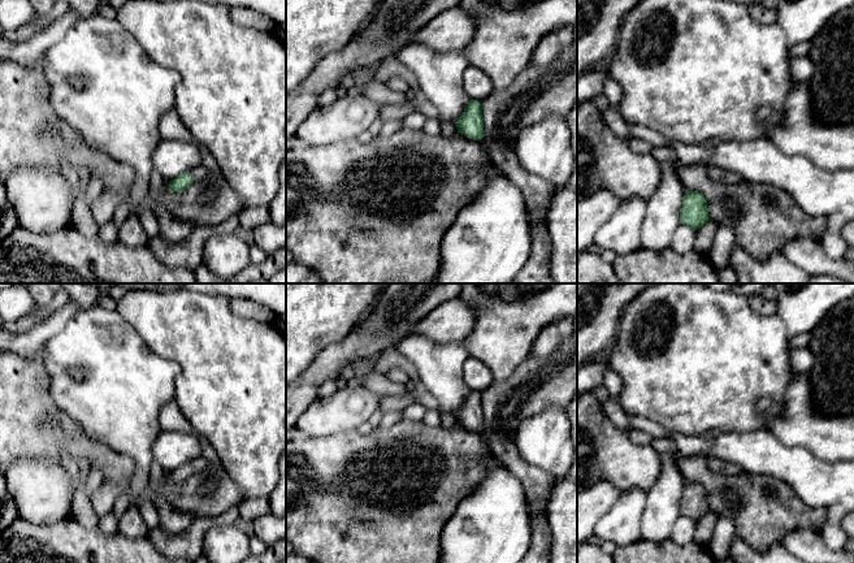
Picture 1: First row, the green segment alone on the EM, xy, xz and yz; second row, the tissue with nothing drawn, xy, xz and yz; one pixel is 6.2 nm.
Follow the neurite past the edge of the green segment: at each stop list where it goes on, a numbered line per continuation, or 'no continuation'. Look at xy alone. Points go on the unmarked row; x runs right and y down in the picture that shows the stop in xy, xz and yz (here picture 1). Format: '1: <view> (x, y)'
1: xy (198, 464)

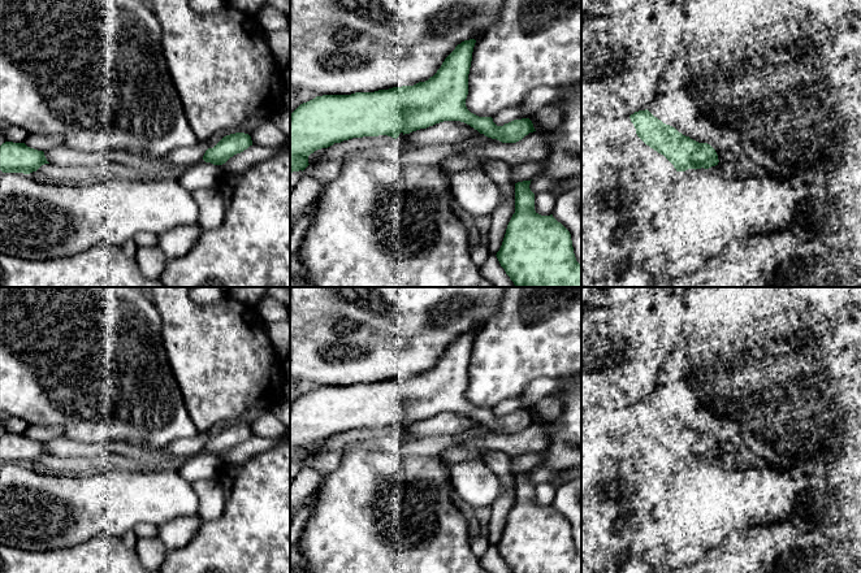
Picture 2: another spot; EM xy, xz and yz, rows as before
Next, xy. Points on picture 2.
no continuation

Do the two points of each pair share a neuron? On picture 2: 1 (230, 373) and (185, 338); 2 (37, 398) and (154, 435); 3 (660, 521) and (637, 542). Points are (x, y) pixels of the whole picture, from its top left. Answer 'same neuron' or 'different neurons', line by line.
1: same neuron
2: same neuron
3: same neuron

